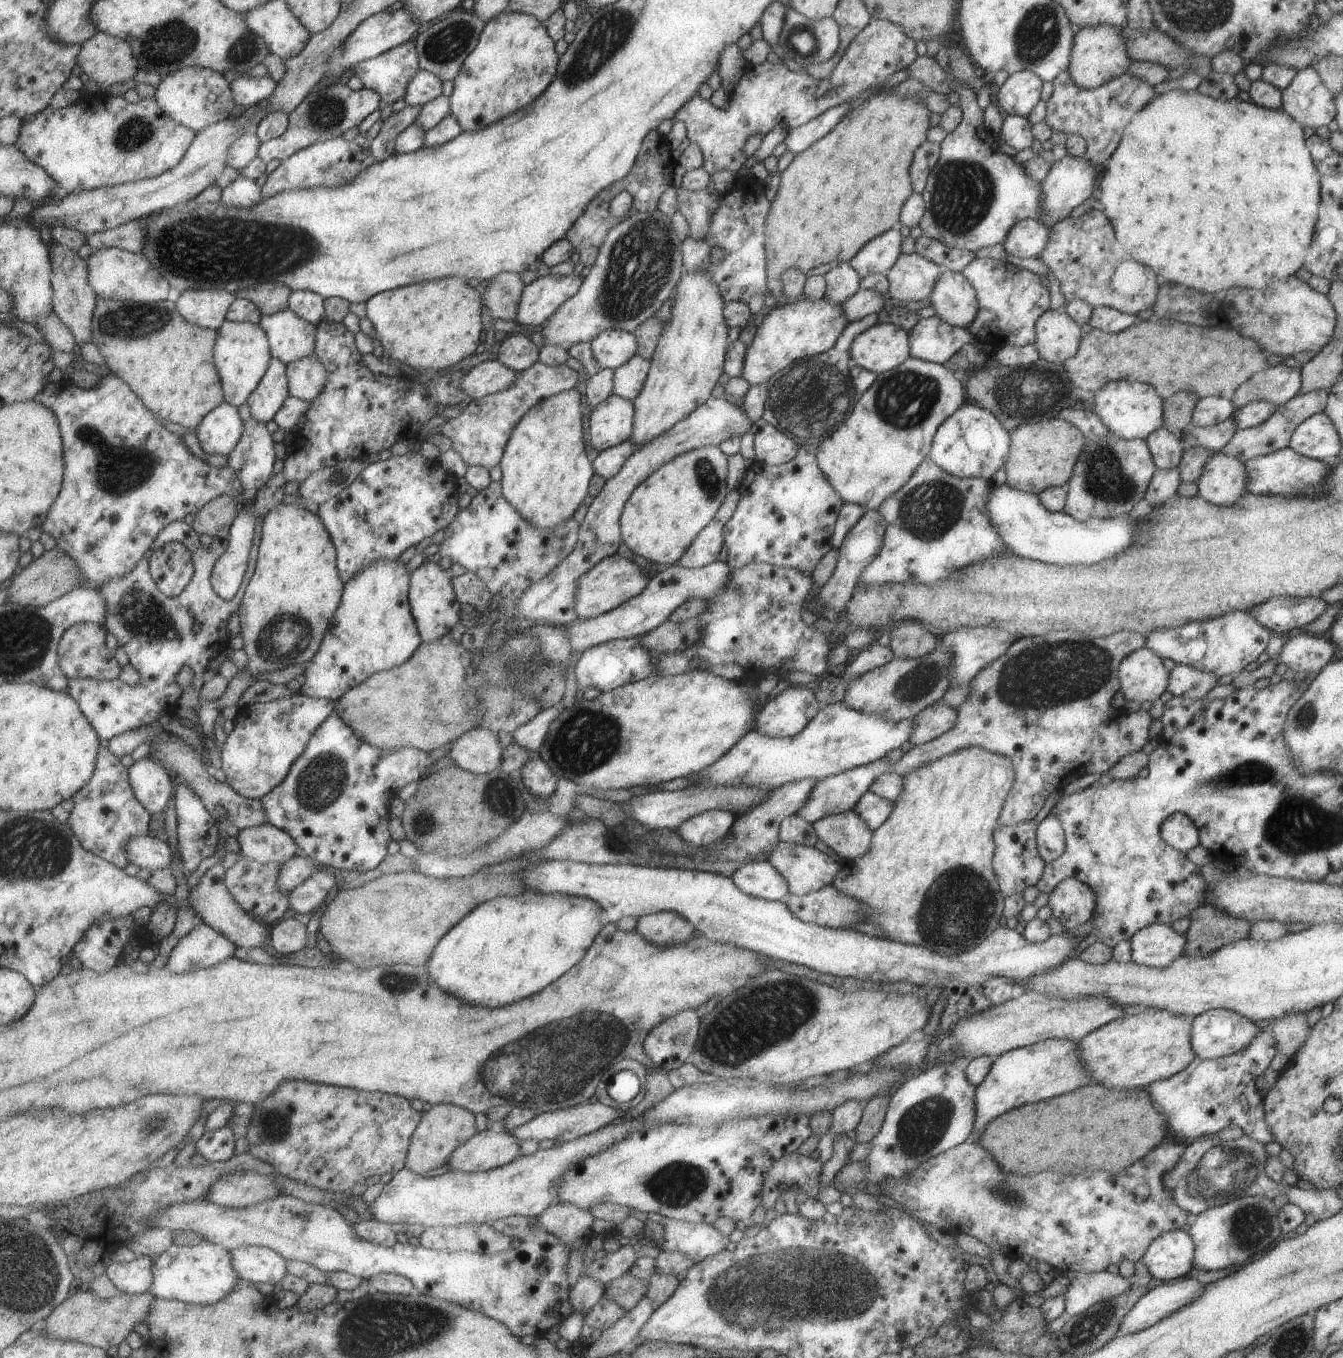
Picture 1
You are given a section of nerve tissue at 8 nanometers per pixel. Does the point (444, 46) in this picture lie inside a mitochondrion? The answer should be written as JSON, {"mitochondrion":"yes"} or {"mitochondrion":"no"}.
{"mitochondrion":"yes"}

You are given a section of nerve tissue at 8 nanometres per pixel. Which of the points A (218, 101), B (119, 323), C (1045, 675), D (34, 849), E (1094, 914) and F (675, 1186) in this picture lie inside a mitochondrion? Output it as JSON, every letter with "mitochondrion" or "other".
{"A":"other","B":"mitochondrion","C":"mitochondrion","D":"mitochondrion","E":"other","F":"mitochondrion"}

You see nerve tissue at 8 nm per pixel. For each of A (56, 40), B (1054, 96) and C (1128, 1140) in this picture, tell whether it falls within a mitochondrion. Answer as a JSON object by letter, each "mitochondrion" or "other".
{"A":"other","B":"other","C":"other"}

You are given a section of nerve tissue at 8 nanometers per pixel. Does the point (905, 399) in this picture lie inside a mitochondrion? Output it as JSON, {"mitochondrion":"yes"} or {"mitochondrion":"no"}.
{"mitochondrion":"yes"}

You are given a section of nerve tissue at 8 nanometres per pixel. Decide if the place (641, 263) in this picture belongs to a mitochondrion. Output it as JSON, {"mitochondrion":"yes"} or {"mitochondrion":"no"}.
{"mitochondrion":"yes"}

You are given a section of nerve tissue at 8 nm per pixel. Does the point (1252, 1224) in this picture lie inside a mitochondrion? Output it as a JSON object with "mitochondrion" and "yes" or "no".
{"mitochondrion":"yes"}

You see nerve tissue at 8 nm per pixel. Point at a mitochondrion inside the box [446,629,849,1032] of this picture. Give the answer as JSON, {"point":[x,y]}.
{"point":[586,739]}

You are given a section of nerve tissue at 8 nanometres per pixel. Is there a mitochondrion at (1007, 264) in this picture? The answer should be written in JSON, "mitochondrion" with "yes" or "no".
{"mitochondrion":"no"}

